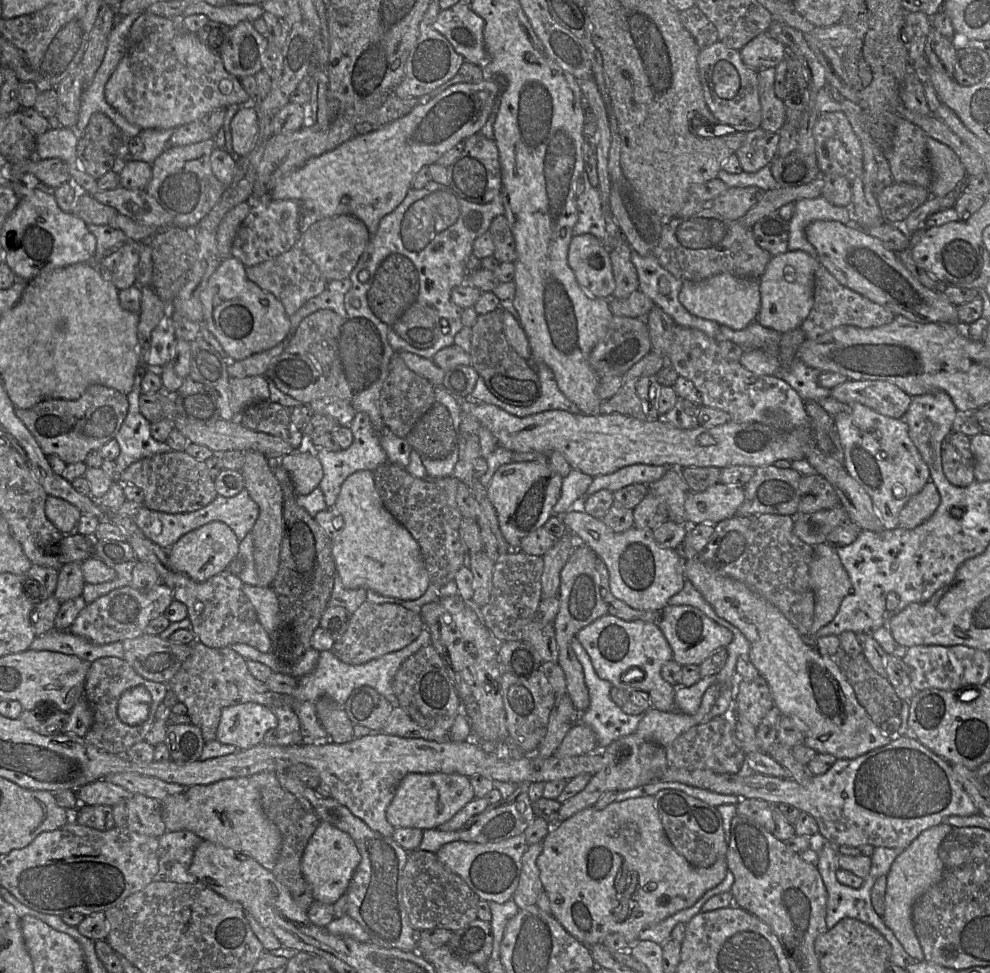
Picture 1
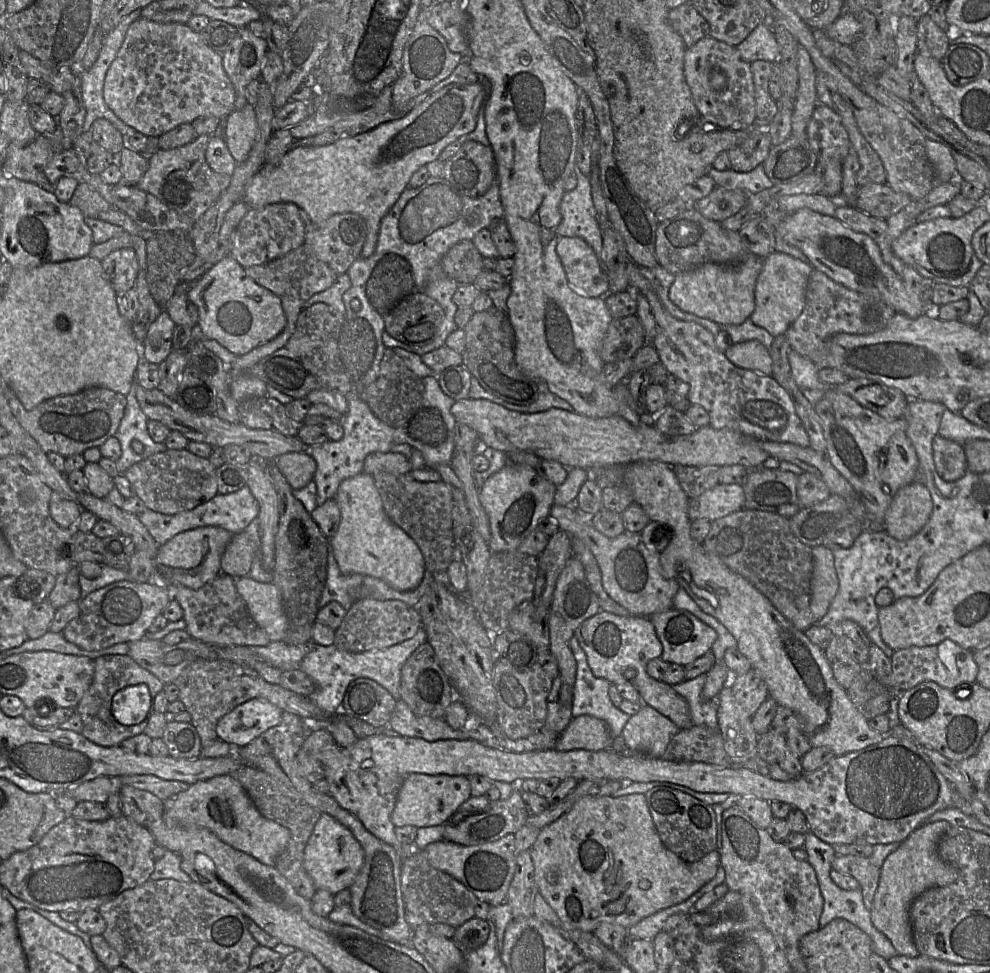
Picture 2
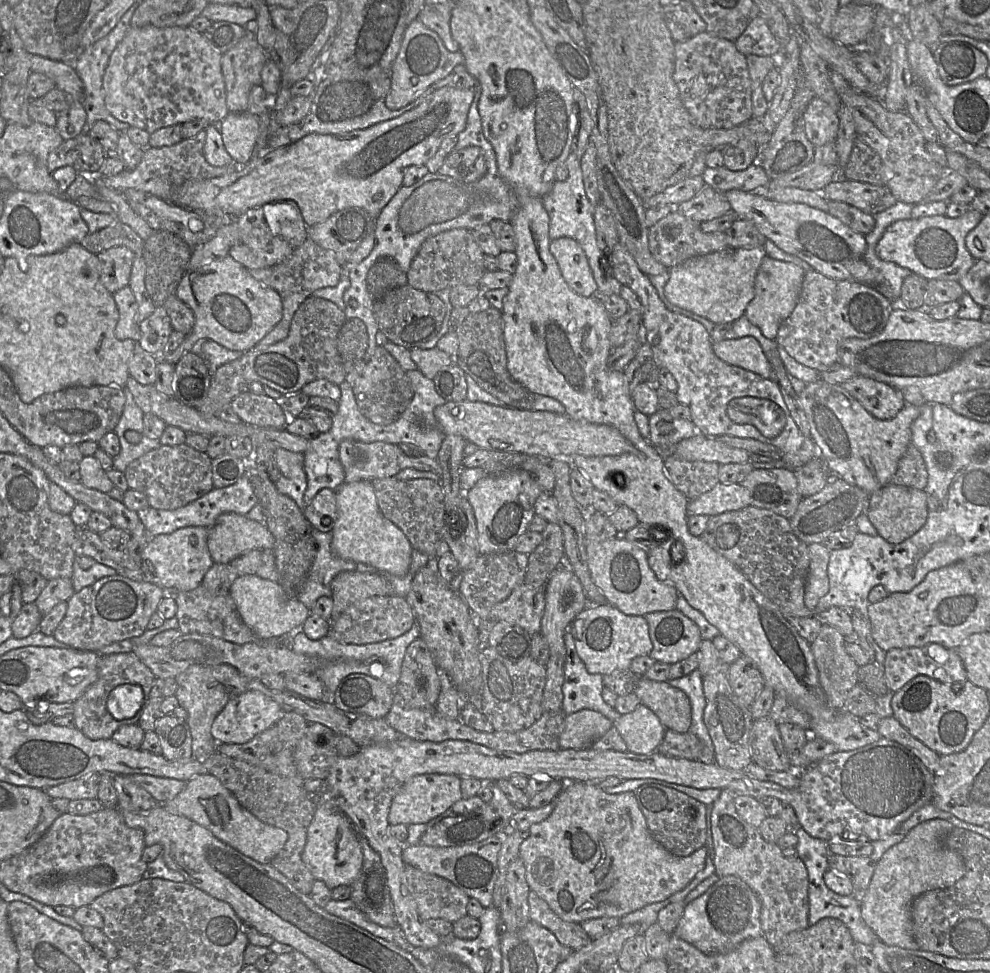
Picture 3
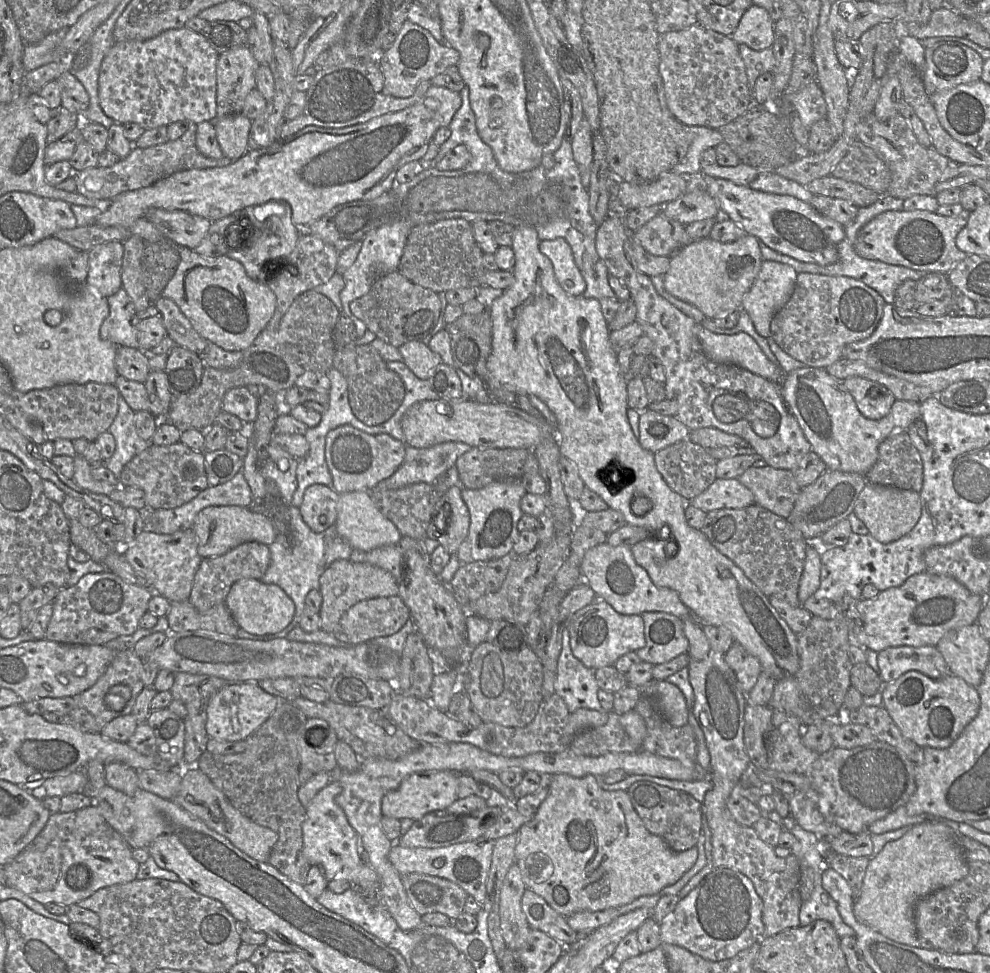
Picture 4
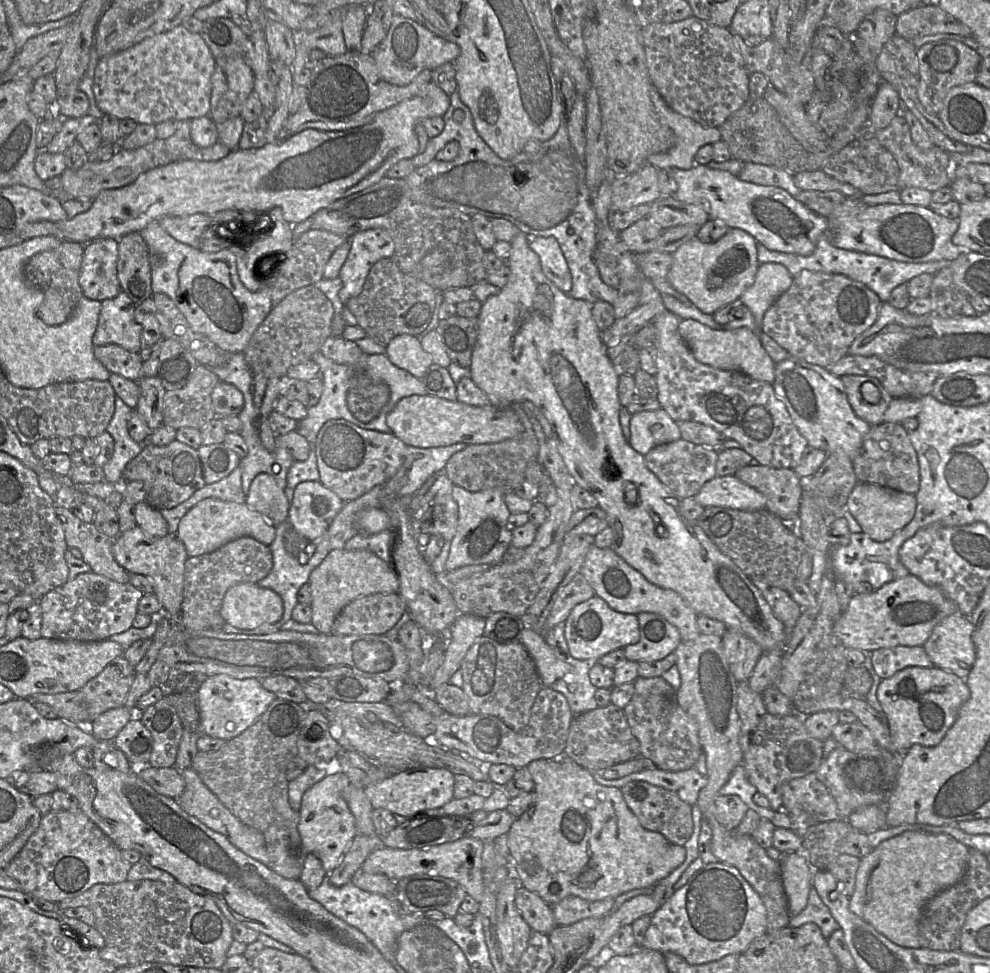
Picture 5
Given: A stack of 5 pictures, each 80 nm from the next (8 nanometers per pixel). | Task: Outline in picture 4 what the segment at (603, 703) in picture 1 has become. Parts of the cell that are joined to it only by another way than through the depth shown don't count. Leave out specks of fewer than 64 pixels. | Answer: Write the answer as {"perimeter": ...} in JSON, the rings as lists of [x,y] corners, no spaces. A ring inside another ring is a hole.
{"perimeter":[[[563,628],[554,689],[562,697],[570,713],[579,708],[605,711],[597,698],[599,686],[595,670],[588,668],[574,656],[569,631]]]}

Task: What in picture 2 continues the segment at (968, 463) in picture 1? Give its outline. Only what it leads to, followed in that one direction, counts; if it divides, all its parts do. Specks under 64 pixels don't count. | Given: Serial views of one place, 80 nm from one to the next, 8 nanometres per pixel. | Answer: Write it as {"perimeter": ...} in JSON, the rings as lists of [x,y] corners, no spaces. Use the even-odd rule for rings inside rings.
{"perimeter":[[[936,435],[932,448],[937,473],[943,480],[956,481],[968,470],[964,445]]]}

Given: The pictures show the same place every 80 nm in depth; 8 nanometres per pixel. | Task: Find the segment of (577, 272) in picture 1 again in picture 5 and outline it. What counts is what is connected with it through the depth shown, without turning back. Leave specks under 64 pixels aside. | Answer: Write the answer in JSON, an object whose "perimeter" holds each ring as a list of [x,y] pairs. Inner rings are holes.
{"perimeter":[[[530,237],[529,246],[538,255],[543,274],[559,290],[569,293],[572,277],[557,240],[554,237]]]}

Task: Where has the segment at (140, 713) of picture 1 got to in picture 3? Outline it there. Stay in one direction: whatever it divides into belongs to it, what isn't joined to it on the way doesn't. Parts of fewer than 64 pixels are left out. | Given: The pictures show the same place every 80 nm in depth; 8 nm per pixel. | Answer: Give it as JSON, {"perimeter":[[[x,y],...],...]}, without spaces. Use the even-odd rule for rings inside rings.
{"perimeter":[[[122,684],[114,688],[107,699],[107,710],[117,720],[140,716],[145,703],[143,689],[137,684]]]}

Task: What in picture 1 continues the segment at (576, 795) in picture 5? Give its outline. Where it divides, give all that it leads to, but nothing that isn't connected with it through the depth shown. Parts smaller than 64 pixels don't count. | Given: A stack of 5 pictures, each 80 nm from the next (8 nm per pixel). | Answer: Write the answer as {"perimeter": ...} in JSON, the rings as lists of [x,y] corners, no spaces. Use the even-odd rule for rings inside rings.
{"perimeter":[[[653,796],[615,801],[601,810],[585,808],[562,820],[542,841],[537,866],[544,892],[549,897],[551,914],[574,938],[585,946],[602,943],[610,933],[625,937],[630,945],[639,941],[641,931],[675,913],[693,906],[708,890],[716,887],[730,872],[725,858],[707,868],[691,865],[668,839]]]}

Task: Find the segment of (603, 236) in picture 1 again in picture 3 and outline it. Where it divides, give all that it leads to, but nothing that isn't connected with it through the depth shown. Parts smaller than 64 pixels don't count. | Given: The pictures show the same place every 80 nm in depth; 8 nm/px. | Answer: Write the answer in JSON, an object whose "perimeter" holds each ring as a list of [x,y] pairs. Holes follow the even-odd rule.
{"perimeter":[[[574,151],[570,153],[564,164],[568,169],[567,179],[555,181],[551,190],[543,197],[543,206],[549,215],[549,237],[551,240],[568,237],[576,240],[582,247],[597,284],[595,296],[605,297],[618,294],[622,284],[613,277],[610,263],[598,247],[593,217],[594,206],[586,195],[580,160]]]}

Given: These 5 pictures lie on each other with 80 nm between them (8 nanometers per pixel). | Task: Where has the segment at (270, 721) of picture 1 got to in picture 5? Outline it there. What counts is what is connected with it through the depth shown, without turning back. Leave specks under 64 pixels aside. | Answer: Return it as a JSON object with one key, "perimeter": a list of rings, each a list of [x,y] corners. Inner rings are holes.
{"perimeter":[[[227,675],[205,677],[196,691],[200,733],[229,741],[255,723],[276,698],[273,692],[262,687],[259,679],[235,679]]]}

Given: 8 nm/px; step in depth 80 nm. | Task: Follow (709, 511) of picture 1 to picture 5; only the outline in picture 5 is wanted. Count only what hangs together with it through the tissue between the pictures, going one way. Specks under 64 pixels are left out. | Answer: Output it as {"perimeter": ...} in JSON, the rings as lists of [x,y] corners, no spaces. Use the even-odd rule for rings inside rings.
{"perimeter":[[[734,475],[716,476],[705,483],[694,499],[704,508],[722,507],[740,511],[766,510],[766,497]]]}

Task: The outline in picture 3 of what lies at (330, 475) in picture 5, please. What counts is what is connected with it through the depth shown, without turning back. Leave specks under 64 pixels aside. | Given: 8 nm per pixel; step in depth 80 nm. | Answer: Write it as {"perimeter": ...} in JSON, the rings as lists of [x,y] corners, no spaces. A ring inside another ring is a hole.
{"perimeter":[[[354,439],[343,440],[339,445],[339,458],[345,472],[345,482],[369,480],[392,477],[401,470],[414,468],[420,471],[430,471],[441,477],[441,467],[434,458],[425,455],[418,457],[408,456],[399,445],[385,442],[365,443]]]}

